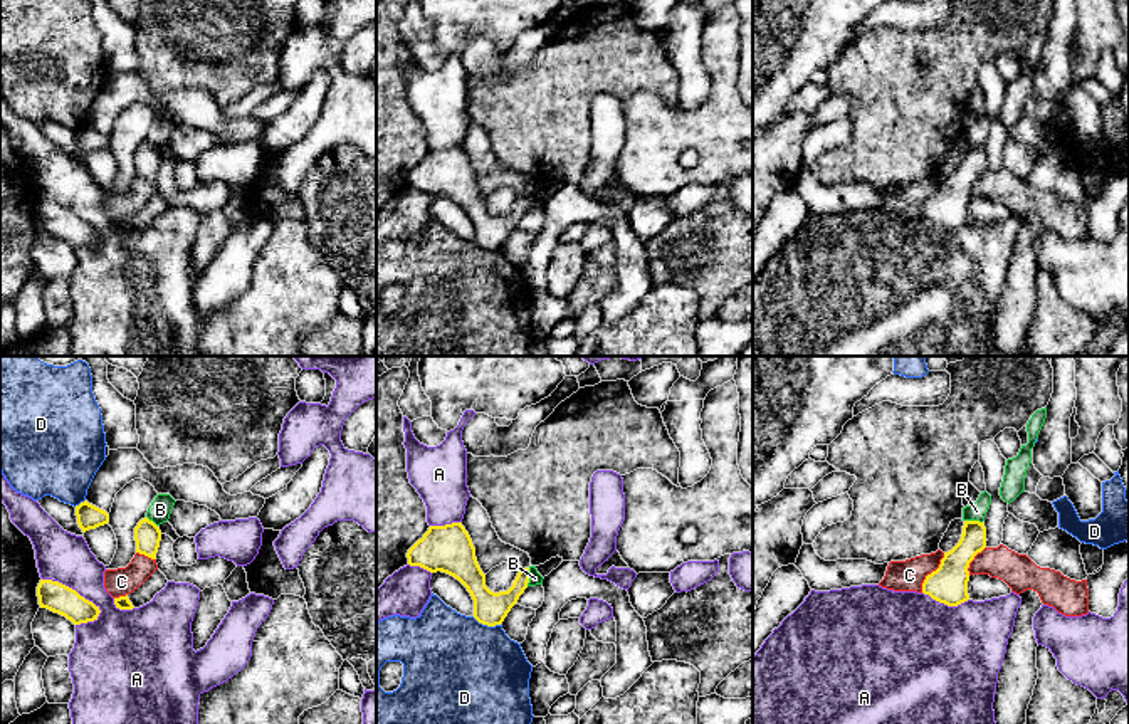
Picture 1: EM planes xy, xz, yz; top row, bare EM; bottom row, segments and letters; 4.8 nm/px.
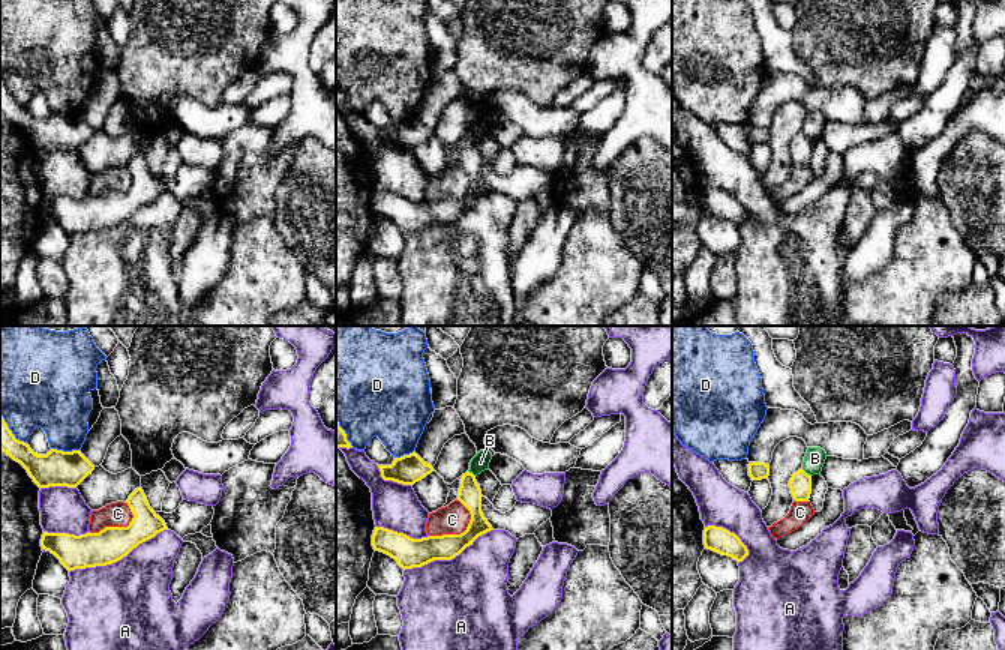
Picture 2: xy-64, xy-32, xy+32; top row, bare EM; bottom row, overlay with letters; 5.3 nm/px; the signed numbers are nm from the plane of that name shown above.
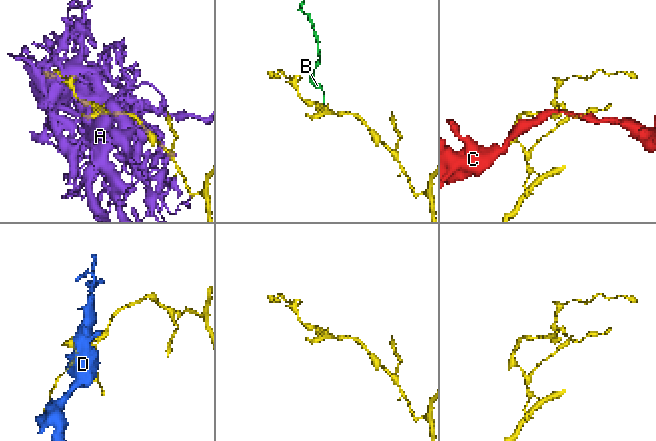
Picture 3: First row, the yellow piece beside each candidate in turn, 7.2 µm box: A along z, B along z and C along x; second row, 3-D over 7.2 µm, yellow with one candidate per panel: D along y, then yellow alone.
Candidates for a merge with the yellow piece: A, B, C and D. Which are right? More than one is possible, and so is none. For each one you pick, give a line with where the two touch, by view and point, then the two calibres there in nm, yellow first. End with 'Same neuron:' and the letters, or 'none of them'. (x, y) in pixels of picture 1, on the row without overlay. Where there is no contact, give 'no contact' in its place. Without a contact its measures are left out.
Same neuron: none of them

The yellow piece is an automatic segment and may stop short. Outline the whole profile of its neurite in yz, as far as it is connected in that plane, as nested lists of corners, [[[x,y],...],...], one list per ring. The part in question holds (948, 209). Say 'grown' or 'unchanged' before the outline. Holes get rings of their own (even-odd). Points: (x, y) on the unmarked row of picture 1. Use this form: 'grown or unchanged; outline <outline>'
unchanged; outline [[[964,144],[959,166],[941,183],[936,195],[926,200],[922,217],[948,230],[969,223],[969,186],[986,171],[986,151],[979,144]]]

